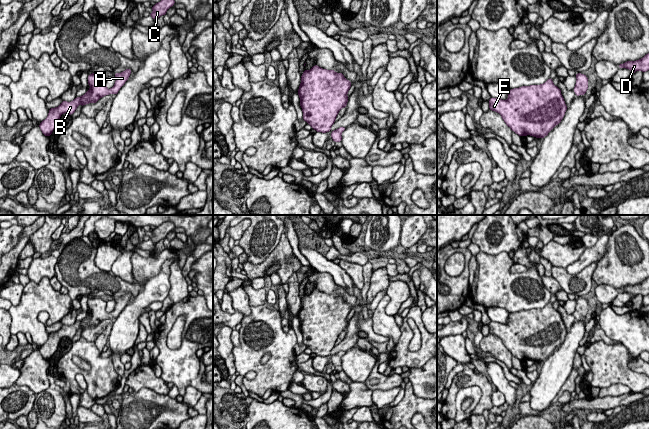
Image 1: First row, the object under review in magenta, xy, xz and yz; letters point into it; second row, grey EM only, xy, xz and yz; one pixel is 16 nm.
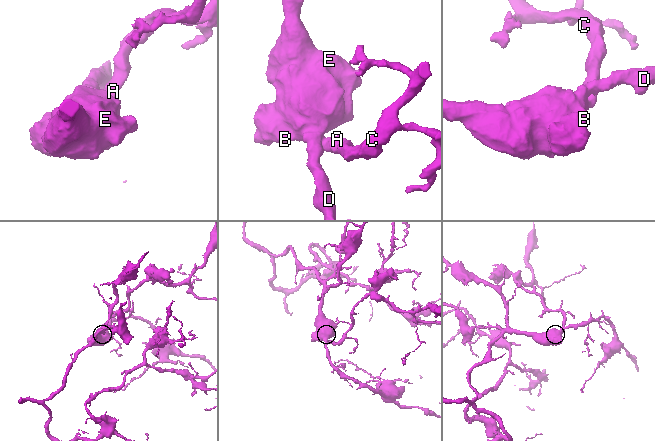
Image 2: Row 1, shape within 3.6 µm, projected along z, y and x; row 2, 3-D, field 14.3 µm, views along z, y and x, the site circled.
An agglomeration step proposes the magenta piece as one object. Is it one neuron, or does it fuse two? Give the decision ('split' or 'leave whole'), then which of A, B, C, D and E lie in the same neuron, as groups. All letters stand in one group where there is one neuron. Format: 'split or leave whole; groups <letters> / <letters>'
leave whole; groups A B C D E

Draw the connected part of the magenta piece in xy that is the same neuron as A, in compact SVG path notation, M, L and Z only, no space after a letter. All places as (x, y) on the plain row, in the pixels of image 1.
M126 293L121 297L115 297L114 300L116 301L116 305L114 311L111 313L106 311L107 302L101 297L89 298L88 308L90 309L90 313L87 314L84 319L76 321L74 325L63 325L60 330L49 333L47 342L39 348L42 357L47 361L51 360L53 354L58 349L60 340L63 337L72 339L79 329L84 330L88 327L96 327L100 322L109 318L116 319L120 312L128 304L131 297L131 293Z

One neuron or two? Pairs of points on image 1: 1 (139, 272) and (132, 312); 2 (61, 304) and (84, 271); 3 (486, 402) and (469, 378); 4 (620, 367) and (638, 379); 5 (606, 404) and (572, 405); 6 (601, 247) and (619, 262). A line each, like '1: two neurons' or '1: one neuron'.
1: two neurons
2: two neurons
3: one neuron
4: one neuron
5: one neuron
6: two neurons

